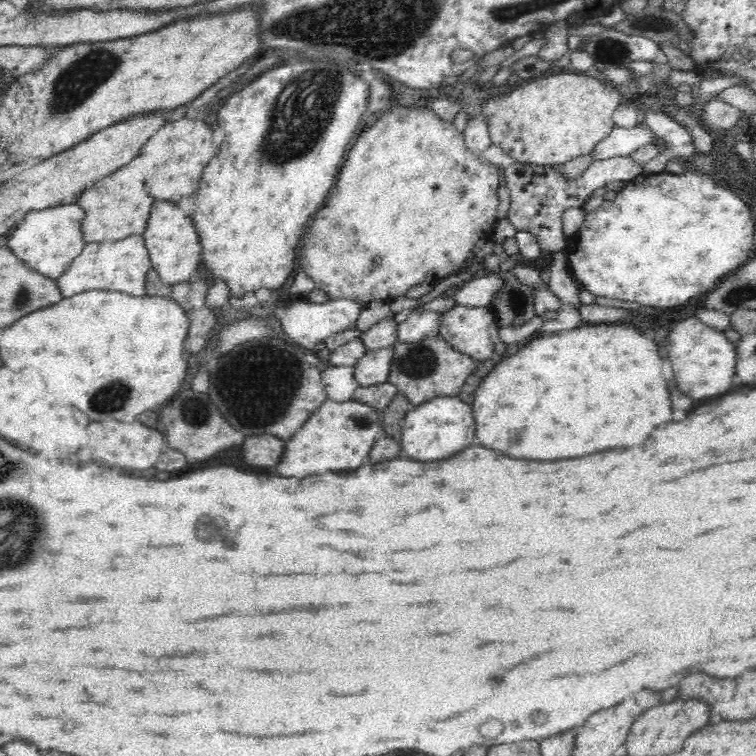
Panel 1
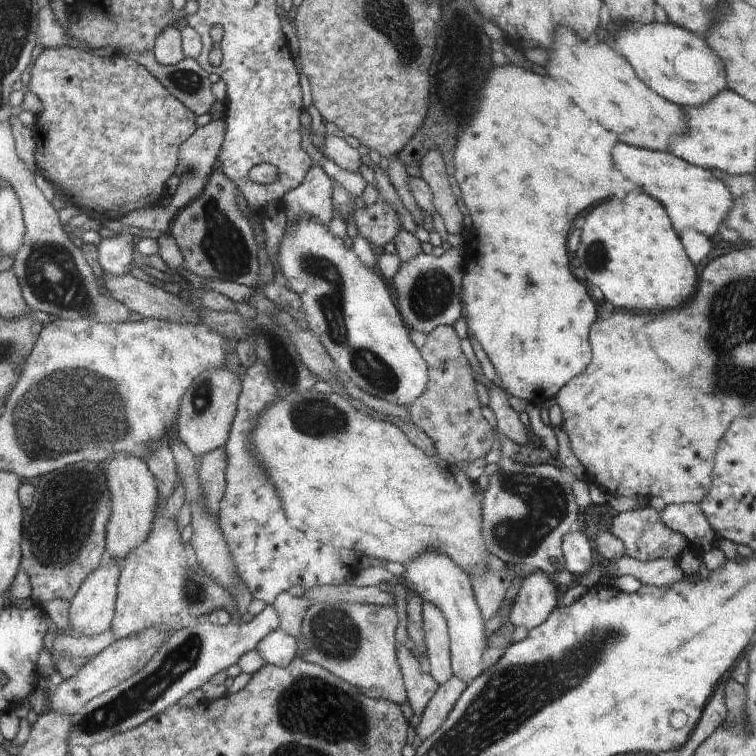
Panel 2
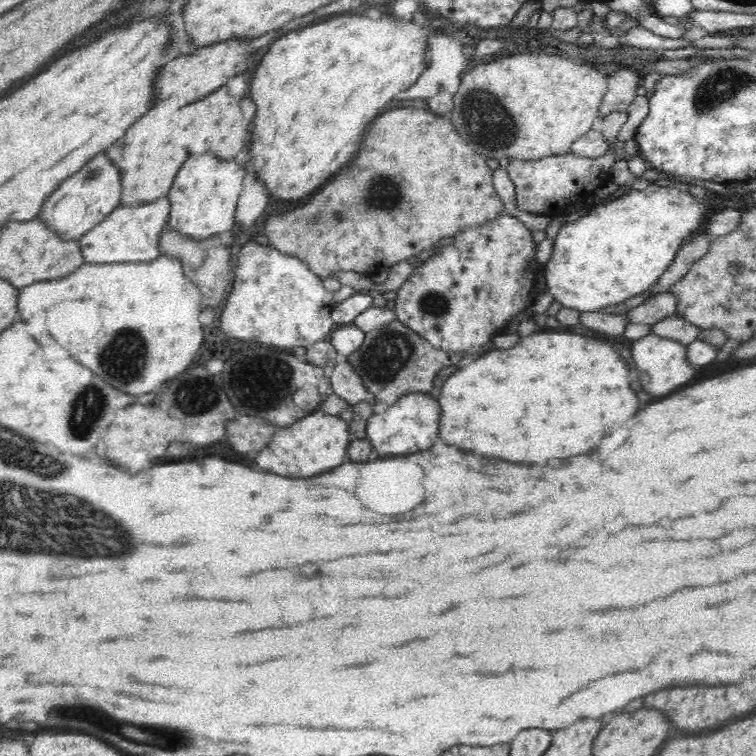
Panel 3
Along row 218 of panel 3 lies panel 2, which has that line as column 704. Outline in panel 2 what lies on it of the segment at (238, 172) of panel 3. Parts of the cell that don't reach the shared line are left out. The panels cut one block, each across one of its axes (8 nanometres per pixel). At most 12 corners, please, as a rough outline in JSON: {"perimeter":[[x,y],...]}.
{"perimeter":[[618,144],[618,166],[679,233],[710,238],[734,206],[712,170]]}

